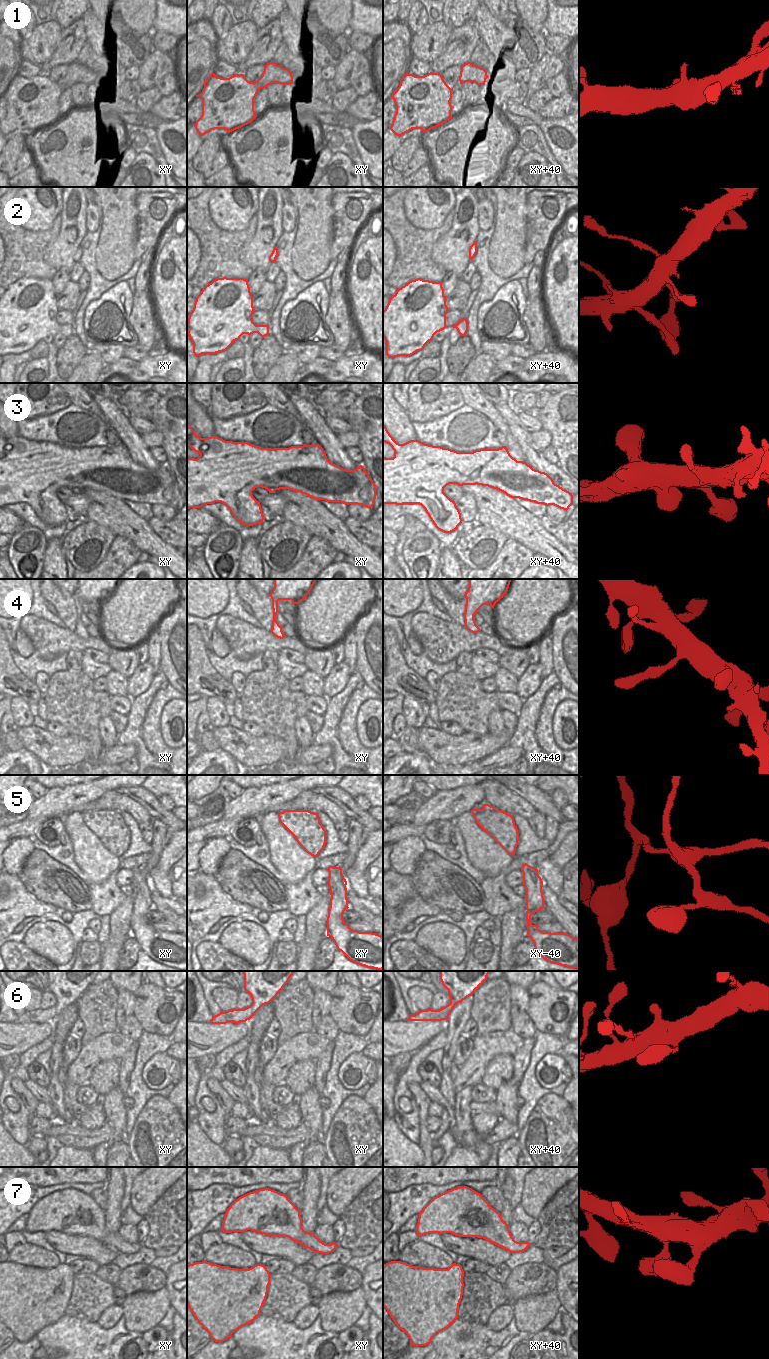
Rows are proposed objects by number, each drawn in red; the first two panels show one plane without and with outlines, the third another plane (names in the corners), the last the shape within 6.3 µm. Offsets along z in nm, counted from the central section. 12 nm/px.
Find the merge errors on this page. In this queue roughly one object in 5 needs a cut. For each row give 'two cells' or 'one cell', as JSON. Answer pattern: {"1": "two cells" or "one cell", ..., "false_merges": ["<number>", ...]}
{"1": "one cell", "2": "one cell", "3": "one cell", "4": "one cell", "5": "two cells", "6": "one cell", "7": "one cell", "false_merges": ["5"]}

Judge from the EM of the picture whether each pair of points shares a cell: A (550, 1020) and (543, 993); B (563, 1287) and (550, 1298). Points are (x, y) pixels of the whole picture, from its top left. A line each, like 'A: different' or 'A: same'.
A: same
B: different

